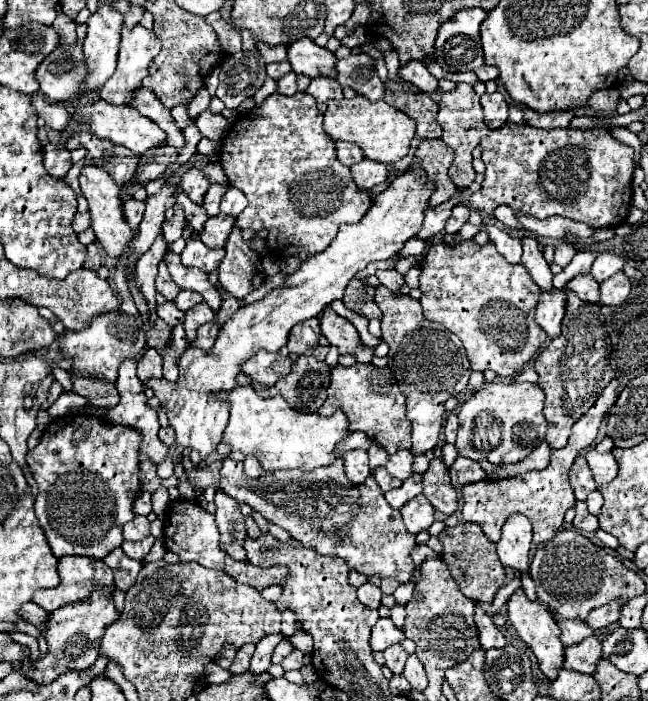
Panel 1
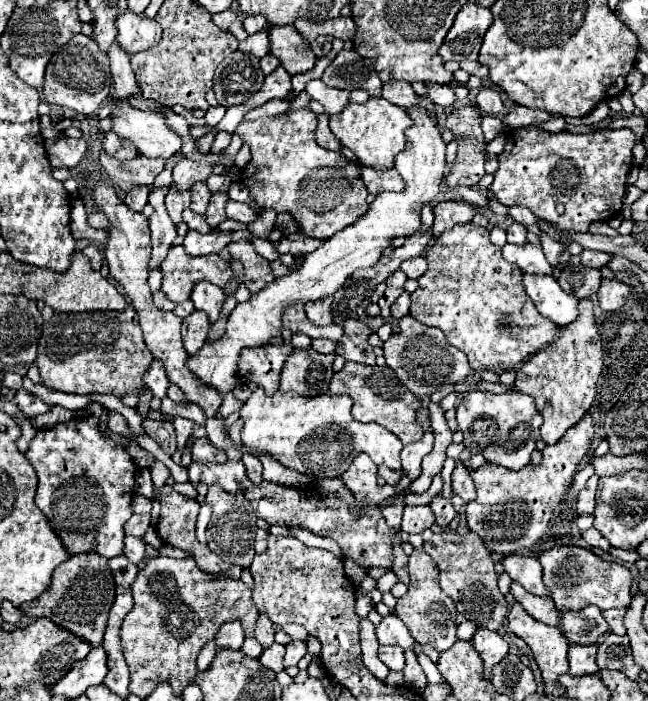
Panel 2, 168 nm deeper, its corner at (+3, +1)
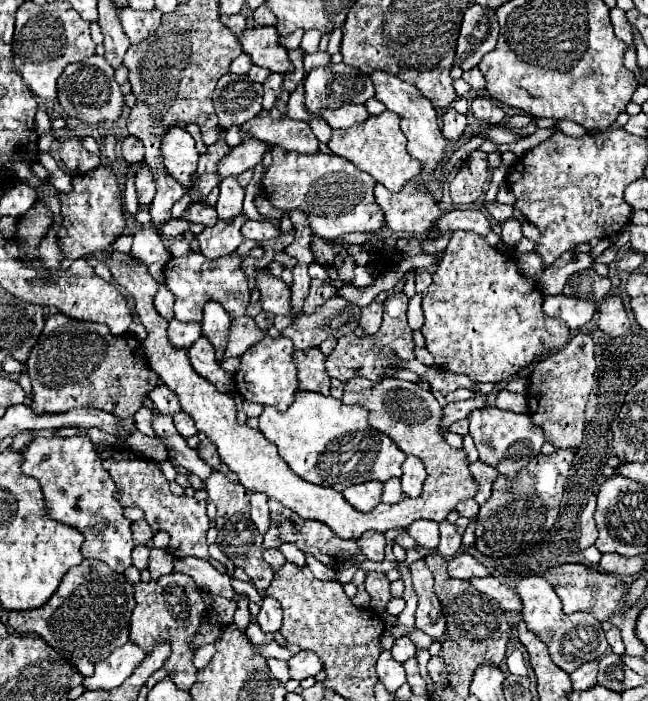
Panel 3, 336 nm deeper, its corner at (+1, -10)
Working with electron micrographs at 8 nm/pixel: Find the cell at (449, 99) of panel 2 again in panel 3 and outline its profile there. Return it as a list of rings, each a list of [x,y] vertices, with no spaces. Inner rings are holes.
[[[447,108],[443,112],[441,120],[443,120],[443,136],[447,140],[457,140],[467,126],[467,118],[463,114],[459,114],[455,108]]]

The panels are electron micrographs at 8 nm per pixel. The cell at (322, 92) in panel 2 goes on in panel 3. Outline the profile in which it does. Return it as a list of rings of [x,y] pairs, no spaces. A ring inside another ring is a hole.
[[[345,104],[337,110],[323,108],[321,116],[331,128],[351,128],[357,122],[365,122],[369,114],[363,104]]]

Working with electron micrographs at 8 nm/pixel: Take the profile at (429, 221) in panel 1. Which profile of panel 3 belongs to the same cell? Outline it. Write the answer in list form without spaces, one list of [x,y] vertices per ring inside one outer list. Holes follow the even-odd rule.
[[[333,296],[313,316],[295,316],[293,324],[283,330],[283,336],[291,338],[295,348],[315,348],[327,338],[351,334],[359,324],[359,316],[359,306],[353,306],[345,296]]]

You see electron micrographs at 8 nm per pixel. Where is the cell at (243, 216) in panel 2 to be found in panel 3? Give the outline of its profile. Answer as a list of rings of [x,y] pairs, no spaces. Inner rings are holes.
[[[245,220],[243,228],[241,228],[243,236],[245,238],[251,238],[251,240],[271,240],[271,238],[277,238],[281,234],[279,226],[273,226],[269,222],[255,222],[255,220]]]

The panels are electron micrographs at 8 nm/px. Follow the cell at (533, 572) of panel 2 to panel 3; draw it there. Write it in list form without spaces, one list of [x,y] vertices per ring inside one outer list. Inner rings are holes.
[[[523,576],[517,580],[515,586],[517,586],[517,594],[521,596],[523,606],[525,606],[523,608],[523,620],[525,620],[527,628],[531,632],[535,632],[547,644],[551,660],[559,668],[563,668],[565,672],[573,672],[575,668],[579,668],[579,664],[597,660],[607,652],[609,644],[605,640],[605,632],[603,632],[601,622],[597,622],[593,616],[589,616],[585,612],[576,612],[576,616],[563,614],[561,600],[557,598],[555,590],[547,584],[545,578]]]

